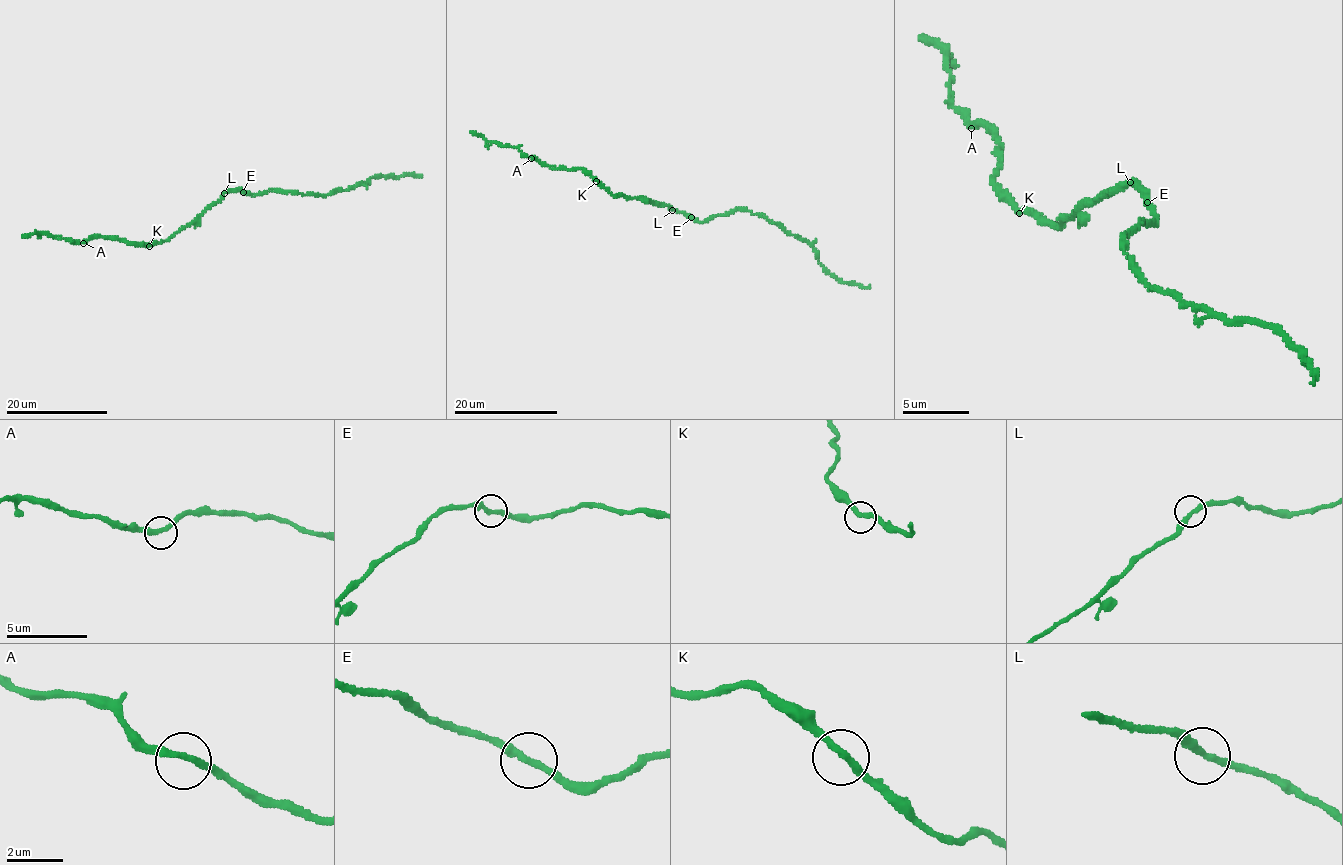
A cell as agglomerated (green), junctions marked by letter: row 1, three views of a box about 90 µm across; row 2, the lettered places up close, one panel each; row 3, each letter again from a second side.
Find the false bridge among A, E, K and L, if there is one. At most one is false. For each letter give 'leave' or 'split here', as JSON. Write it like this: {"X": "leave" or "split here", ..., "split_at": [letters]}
{"A": "leave", "E": "split here", "K": "leave", "L": "leave", "split_at": ["E"]}

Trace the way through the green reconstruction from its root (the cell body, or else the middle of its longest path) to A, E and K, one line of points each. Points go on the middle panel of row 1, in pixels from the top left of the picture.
A: (669, 207), (643, 198), (612, 195), (581, 169), (553, 168), (531, 158)
E: (669, 207), (691, 218)
K: (669, 207), (643, 198), (612, 195), (596, 181)

